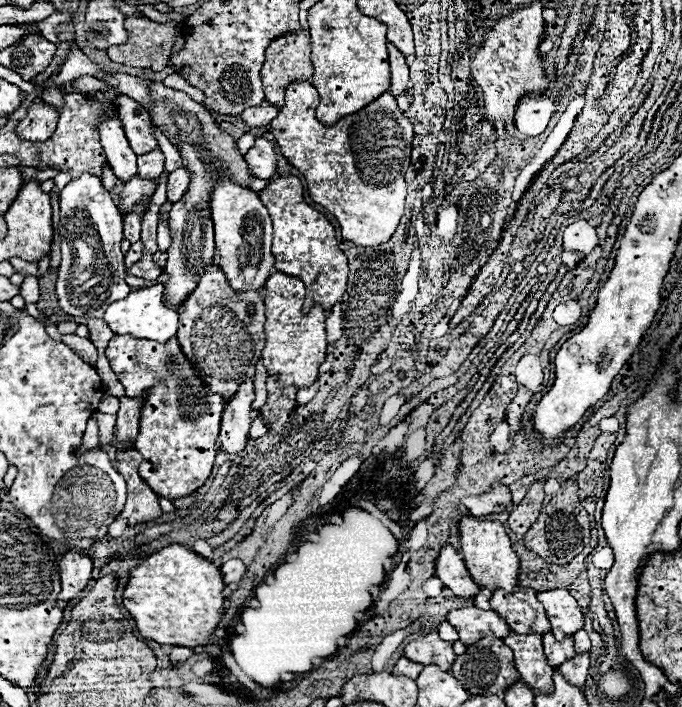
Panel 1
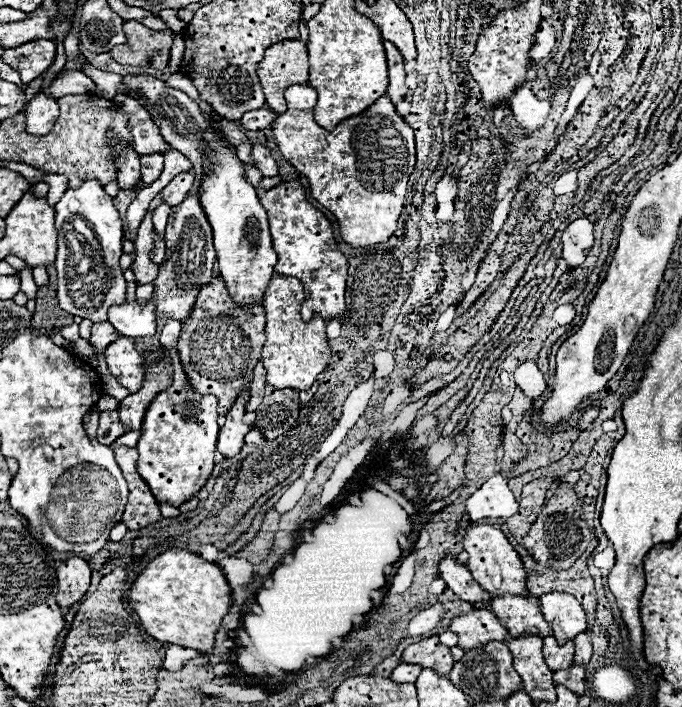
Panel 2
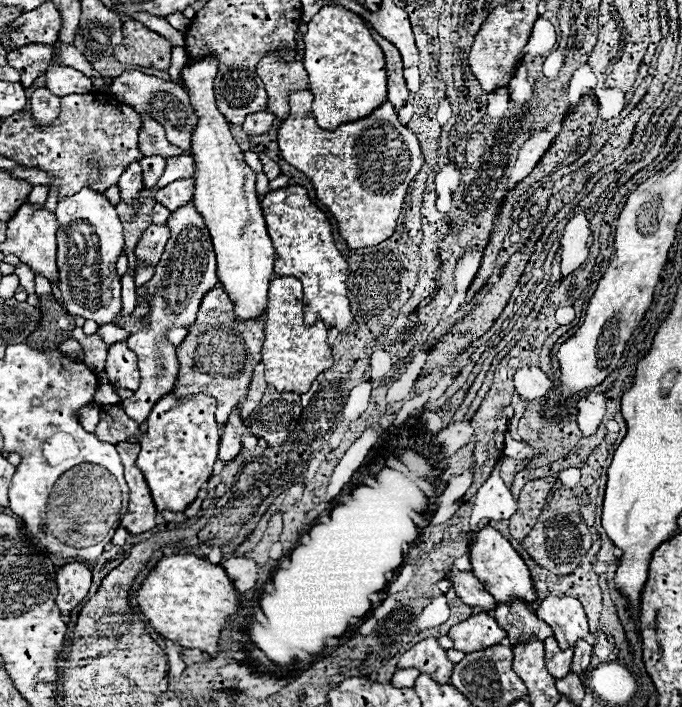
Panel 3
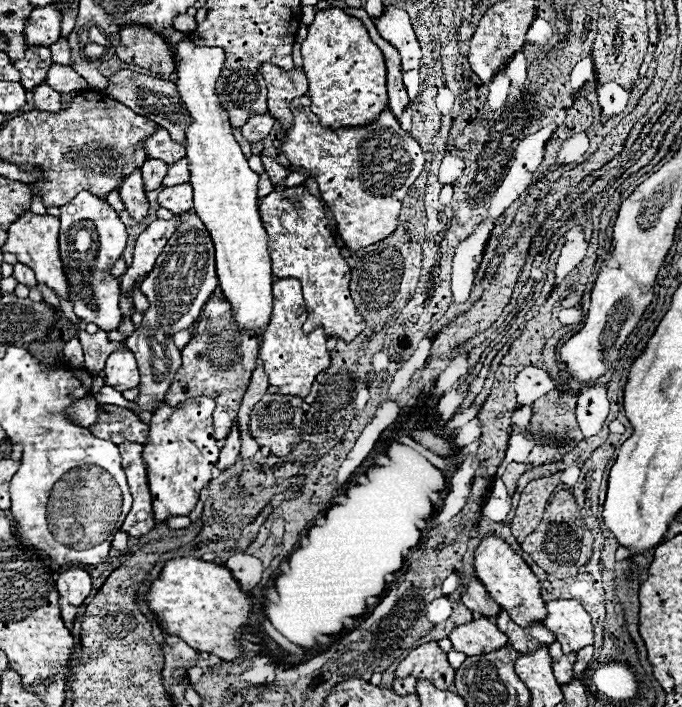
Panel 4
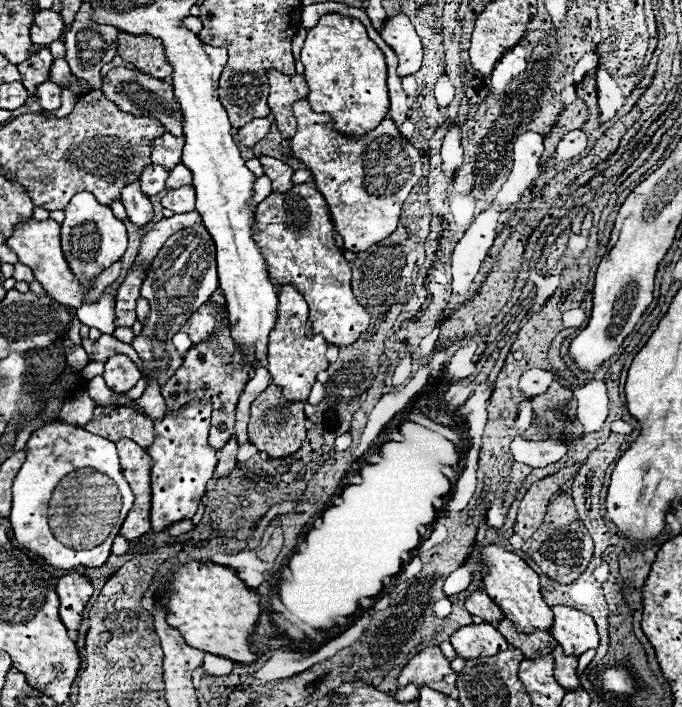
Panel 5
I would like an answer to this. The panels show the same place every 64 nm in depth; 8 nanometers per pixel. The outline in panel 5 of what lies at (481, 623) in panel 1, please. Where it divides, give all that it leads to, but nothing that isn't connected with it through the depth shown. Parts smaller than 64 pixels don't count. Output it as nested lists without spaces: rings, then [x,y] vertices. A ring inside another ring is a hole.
[[[486,622],[460,628],[458,632],[454,632],[454,636],[450,636],[450,644],[464,660],[472,660],[478,656],[494,656],[508,648],[506,640],[502,640],[502,634]]]

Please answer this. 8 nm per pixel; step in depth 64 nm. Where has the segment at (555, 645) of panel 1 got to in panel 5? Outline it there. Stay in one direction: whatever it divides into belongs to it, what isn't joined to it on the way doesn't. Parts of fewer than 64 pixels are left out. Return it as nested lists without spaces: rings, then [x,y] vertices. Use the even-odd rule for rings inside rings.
[[[556,646],[556,650],[552,652],[554,660],[556,660],[556,666],[554,666],[554,676],[558,680],[558,684],[564,688],[564,690],[576,690],[580,688],[580,680],[576,676],[576,666],[578,666],[578,658],[576,656],[564,656],[562,648]]]

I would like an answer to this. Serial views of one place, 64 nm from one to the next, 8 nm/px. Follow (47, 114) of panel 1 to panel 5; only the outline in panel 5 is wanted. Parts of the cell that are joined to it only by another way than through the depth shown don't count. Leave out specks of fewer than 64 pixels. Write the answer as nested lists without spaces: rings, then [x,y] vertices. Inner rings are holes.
[[[46,82],[46,84],[40,84],[38,86],[38,92],[36,92],[36,98],[40,100],[40,106],[42,110],[58,110],[62,100],[60,100],[60,94],[62,94],[62,88],[54,82]]]

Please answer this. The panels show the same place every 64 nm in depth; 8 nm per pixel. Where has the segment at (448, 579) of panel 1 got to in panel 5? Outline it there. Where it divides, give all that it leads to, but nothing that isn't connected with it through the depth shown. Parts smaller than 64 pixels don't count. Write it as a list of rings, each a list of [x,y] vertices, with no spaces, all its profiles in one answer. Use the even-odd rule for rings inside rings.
[[[484,590],[472,592],[472,596],[466,598],[464,606],[466,606],[466,610],[468,610],[472,616],[478,616],[478,618],[482,618],[484,622],[494,624],[494,626],[504,618],[504,614],[500,612],[500,608],[486,596]]]

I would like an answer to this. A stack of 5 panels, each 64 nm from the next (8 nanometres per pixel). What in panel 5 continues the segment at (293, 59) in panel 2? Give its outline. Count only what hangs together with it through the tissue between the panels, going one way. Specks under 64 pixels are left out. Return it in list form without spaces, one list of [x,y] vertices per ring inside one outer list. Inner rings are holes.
[[[268,72],[270,96],[268,106],[276,120],[278,132],[284,140],[292,140],[296,132],[296,120],[292,116],[292,104],[308,98],[308,84],[302,76],[286,76],[282,72]]]

